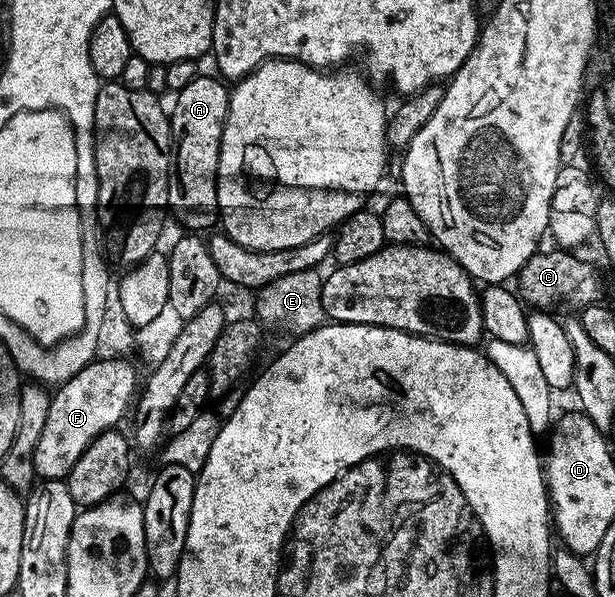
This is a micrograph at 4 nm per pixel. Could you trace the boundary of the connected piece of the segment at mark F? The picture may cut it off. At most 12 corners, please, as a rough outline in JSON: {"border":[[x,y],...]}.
{"border":[[124,358],[93,359],[50,394],[33,463],[65,479],[137,397]]}

